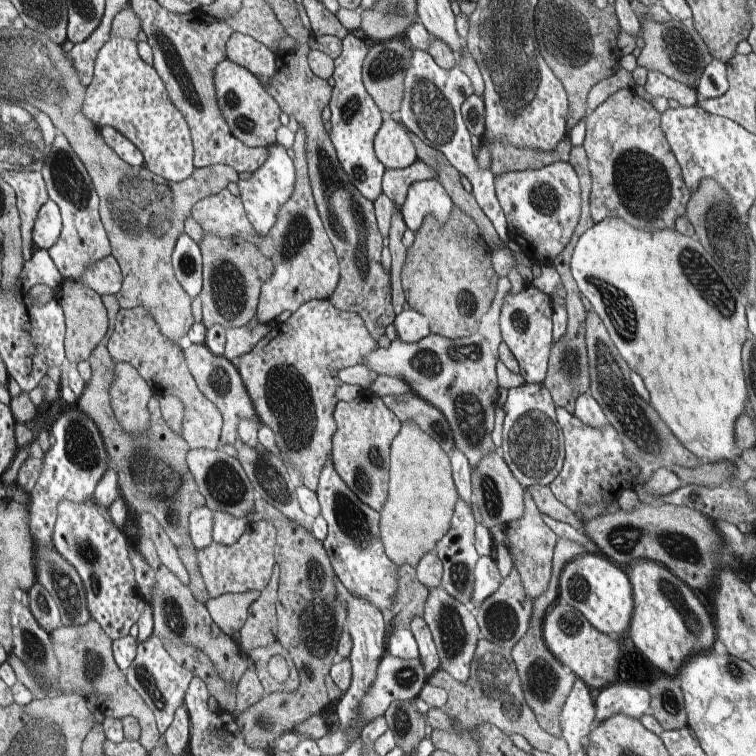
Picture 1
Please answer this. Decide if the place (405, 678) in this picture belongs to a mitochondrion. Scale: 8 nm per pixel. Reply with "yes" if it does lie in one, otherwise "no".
yes

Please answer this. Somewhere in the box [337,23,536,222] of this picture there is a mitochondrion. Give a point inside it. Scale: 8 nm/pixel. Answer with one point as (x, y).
(433, 113)

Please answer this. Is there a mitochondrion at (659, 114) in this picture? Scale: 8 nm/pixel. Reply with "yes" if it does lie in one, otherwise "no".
no

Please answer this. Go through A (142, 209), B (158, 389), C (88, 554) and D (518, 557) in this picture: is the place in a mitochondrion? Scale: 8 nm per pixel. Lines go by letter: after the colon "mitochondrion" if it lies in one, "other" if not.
A: mitochondrion
B: other
C: mitochondrion
D: other

